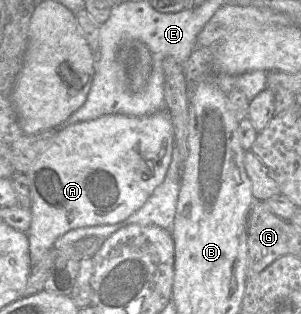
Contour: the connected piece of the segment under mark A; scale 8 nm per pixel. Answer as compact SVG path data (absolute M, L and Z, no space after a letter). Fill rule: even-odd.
M164 109L145 116L109 114L77 122L59 131L26 172L30 180L32 220L26 234L32 266L47 253L66 232L86 226L122 222L137 211L162 183L174 148L174 128Z

